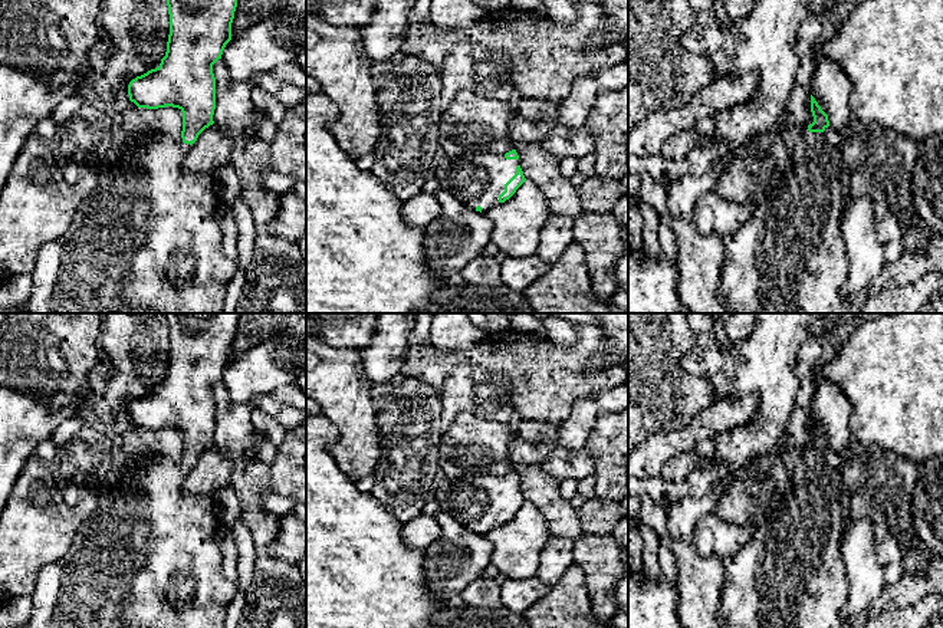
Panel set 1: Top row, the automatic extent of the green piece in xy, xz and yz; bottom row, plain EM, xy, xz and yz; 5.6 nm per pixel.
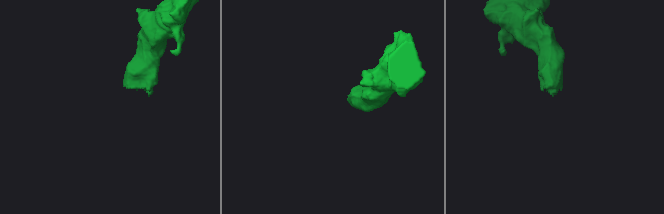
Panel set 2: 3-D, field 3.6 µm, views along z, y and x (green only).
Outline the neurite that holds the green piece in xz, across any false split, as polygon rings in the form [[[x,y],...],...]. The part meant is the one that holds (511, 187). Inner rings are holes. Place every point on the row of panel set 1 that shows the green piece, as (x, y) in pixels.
[[[516,149],[500,155],[483,152],[463,157],[446,157],[443,165],[437,168],[436,175],[443,191],[480,213],[509,200],[526,181],[519,165]]]

